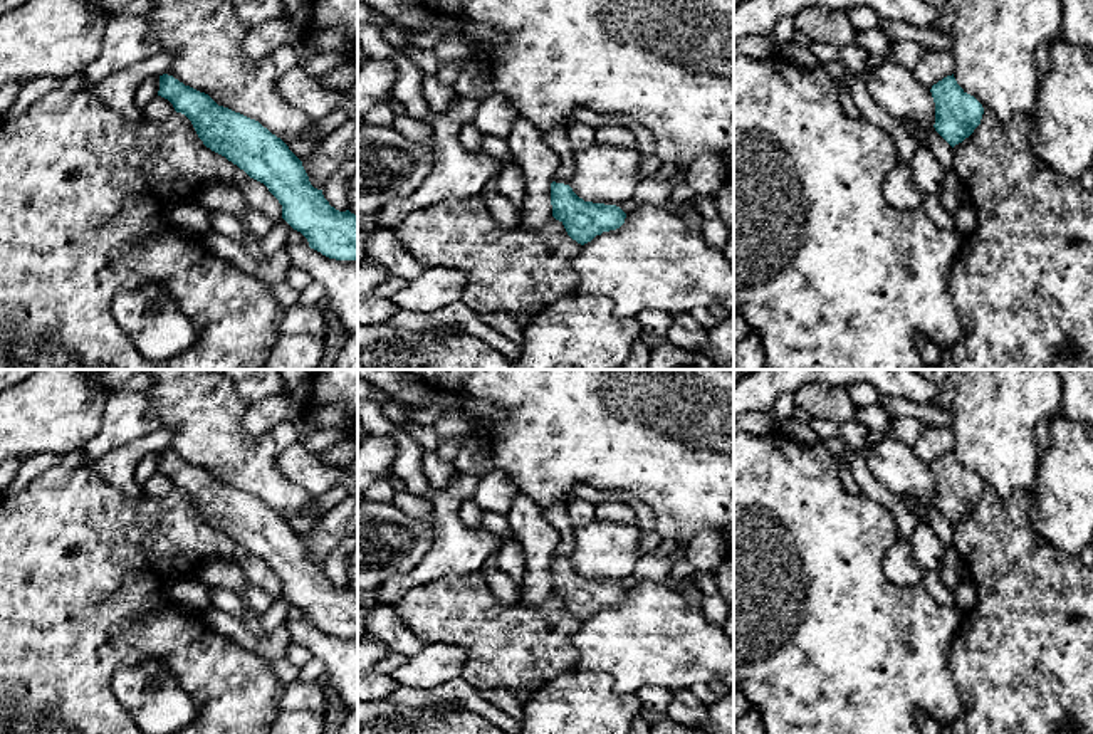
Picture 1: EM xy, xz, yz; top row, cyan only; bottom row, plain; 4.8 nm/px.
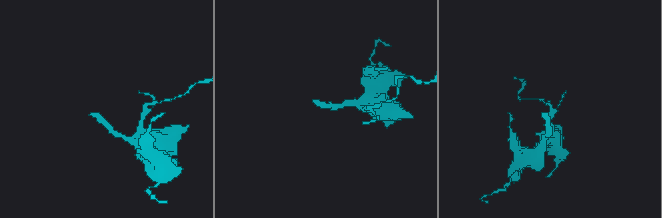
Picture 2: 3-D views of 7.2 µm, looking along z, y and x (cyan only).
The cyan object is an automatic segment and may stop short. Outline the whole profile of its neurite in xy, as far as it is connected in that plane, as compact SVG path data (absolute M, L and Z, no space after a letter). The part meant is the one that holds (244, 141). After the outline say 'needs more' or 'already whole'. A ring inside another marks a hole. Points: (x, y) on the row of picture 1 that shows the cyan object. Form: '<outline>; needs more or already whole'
M82 72L72 74L64 77L59 87L30 104L24 116L0 123L0 351L8 359L7 366L10 363L18 363L22 370L101 370L102 366L109 366L111 370L265 368L267 356L282 334L280 321L284 317L284 307L274 299L272 287L212 254L205 244L205 237L198 237L181 227L171 225L168 222L168 213L183 202L198 200L201 188L207 185L225 183L240 188L240 185L250 176L264 183L279 200L282 205L282 218L307 239L311 249L336 260L358 260L358 217L349 210L339 212L331 207L324 198L322 190L317 190L311 185L302 161L280 138L272 134L259 121L228 107L218 106L208 94L185 86L170 72L160 76L158 91L158 96L168 99L175 107L175 113L165 121L151 121L144 116L138 121L124 119L106 104L102 104L101 99L91 91L91 87L92 86L87 82ZM144 284L163 286L200 331L191 348L161 363L154 363L141 356L131 338L118 326L111 311L112 299L118 291L134 289Z; needs more

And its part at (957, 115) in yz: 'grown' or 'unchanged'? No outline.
grown

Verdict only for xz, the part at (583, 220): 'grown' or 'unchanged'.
grown

